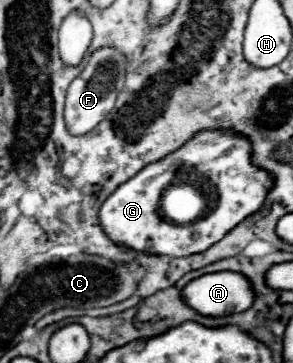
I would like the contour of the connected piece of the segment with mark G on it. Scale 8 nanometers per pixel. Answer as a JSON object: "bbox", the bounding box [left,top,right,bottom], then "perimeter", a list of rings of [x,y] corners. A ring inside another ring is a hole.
{"bbox":[100,129,274,257],"perimeter":[[[202,129],[180,149],[146,165],[140,173],[122,183],[104,201],[100,221],[108,237],[124,247],[142,253],[188,257],[206,251],[240,221],[256,213],[264,205],[272,185],[274,177],[266,169],[260,169],[252,163],[252,143],[246,135],[230,129]],[[172,183],[188,183],[202,193],[206,199],[202,219],[176,225],[158,215],[162,191]]]}

